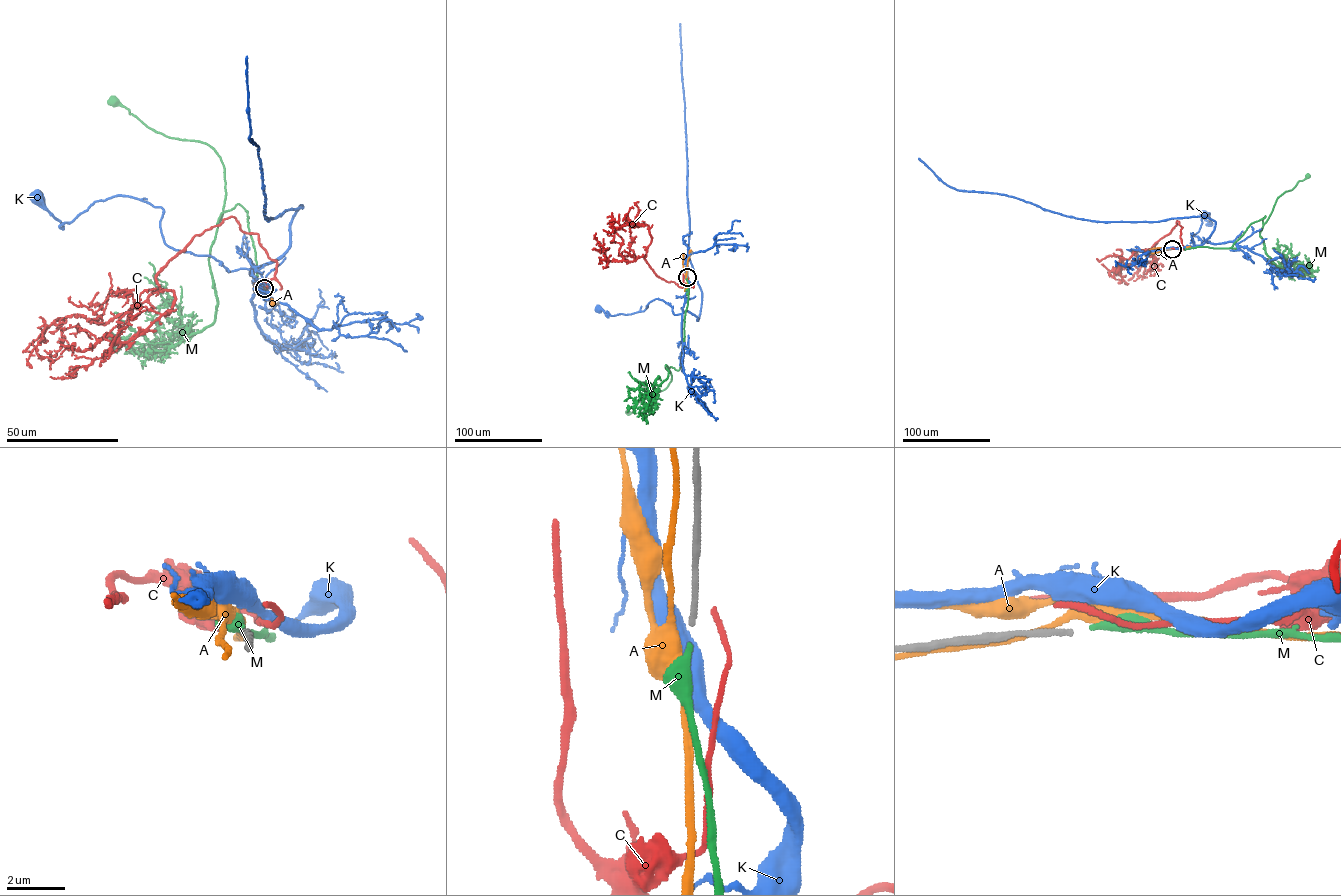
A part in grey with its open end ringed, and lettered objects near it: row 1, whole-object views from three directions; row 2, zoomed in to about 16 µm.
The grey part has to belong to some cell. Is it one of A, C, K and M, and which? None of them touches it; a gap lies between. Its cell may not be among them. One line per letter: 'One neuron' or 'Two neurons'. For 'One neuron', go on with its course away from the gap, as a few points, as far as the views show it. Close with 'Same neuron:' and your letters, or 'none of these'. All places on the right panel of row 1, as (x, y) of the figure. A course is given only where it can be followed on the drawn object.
A: Two neurons
C: Two neurons
K: Two neurons
M: One neuron. Its course: (1173, 249), (1231, 248), (1250, 224), (1265, 216), (1261, 219), (1263, 224), (1266, 222), (1277, 199), (1307, 176)
Same neuron: M

